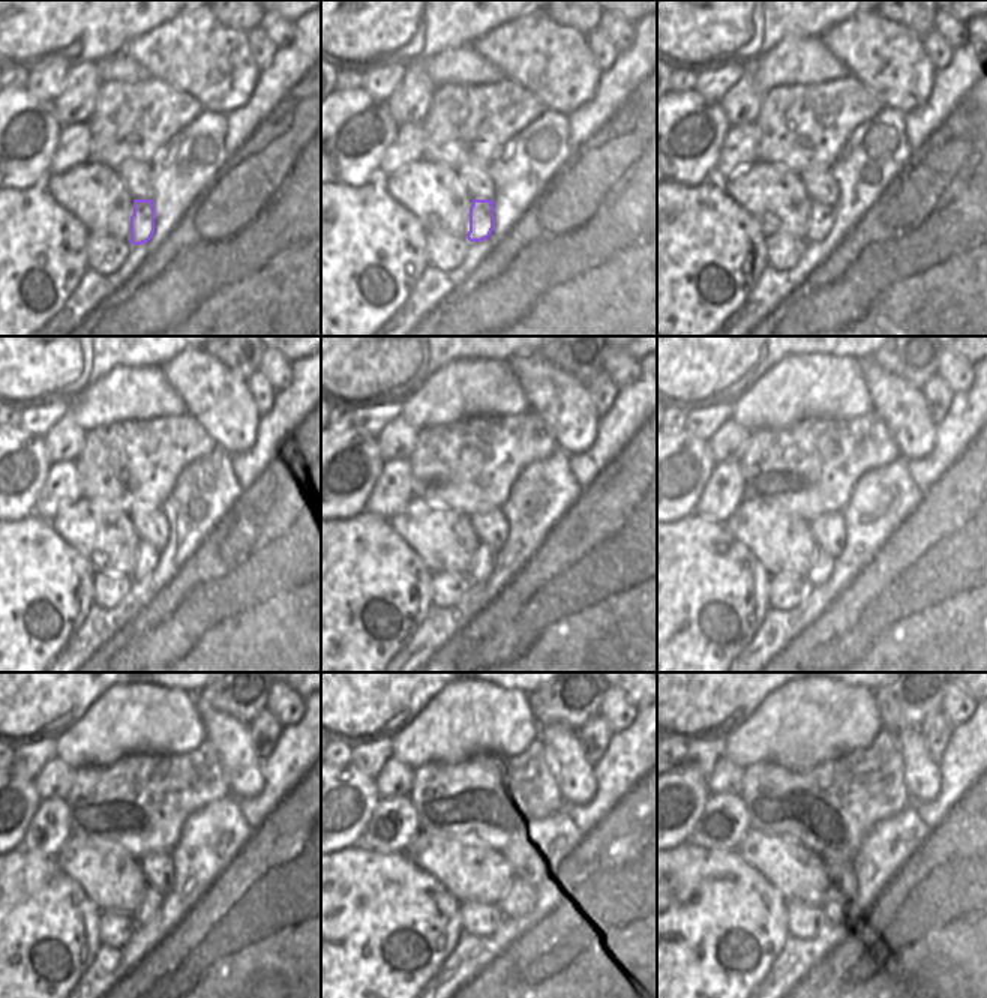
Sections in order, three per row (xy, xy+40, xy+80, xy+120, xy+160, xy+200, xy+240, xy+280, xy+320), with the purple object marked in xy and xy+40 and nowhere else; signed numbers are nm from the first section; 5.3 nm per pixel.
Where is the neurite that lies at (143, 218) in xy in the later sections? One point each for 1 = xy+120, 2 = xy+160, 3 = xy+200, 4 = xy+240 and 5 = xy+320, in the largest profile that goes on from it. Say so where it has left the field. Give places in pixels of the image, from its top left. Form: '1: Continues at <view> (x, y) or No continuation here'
1: Continues at xy+120 (147, 557)
2: Continues at xy+160 (483, 562)
3: Continues at xy+200 (822, 566)
4: Continues at xy+240 (152, 902)
5: Continues at xy+320 (839, 908).

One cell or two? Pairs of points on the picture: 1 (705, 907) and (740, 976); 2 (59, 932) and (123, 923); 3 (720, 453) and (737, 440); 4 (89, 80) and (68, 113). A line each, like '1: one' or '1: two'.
1: one
2: two
3: one
4: one

